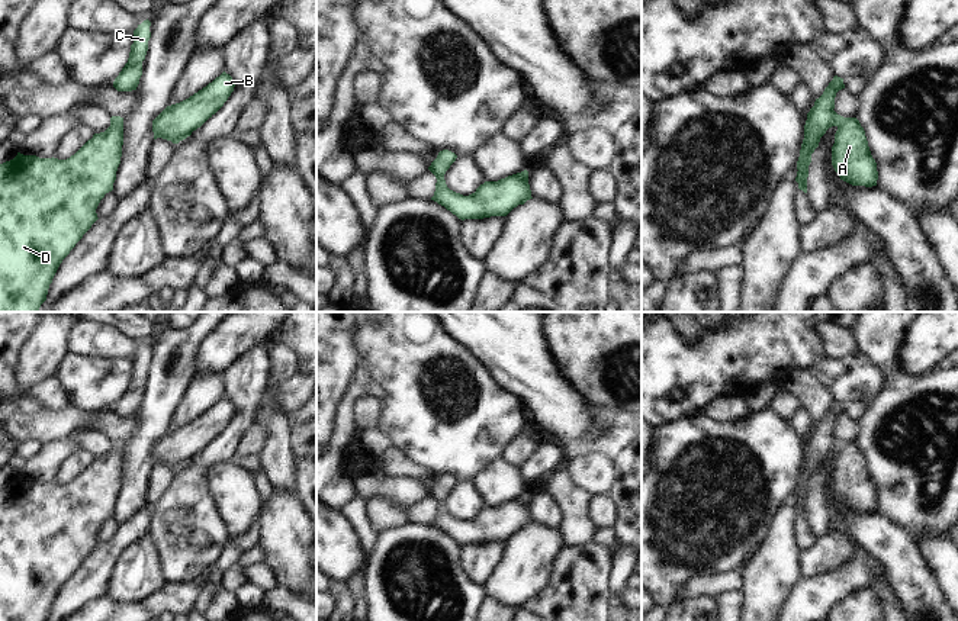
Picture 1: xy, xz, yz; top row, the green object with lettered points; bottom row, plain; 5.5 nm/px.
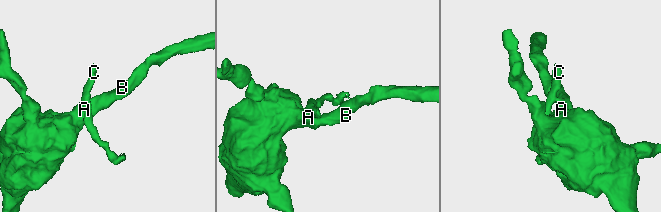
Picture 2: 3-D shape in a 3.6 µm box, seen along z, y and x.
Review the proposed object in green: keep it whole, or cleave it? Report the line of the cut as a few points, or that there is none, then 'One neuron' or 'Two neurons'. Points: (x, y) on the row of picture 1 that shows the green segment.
Split along xz (436, 187), (447, 189). Two neurons

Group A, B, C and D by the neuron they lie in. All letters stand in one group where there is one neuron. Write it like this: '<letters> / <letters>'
A B D / C

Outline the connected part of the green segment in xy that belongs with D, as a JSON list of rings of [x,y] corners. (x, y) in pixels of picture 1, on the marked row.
[[[110,123],[67,160],[17,152],[13,160],[0,164],[0,312],[39,312],[60,264],[99,219],[96,209],[113,190],[122,145],[123,123]]]

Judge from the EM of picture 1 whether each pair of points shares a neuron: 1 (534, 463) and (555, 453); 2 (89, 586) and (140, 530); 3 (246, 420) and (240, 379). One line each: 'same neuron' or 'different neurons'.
1: same neuron
2: same neuron
3: same neuron

